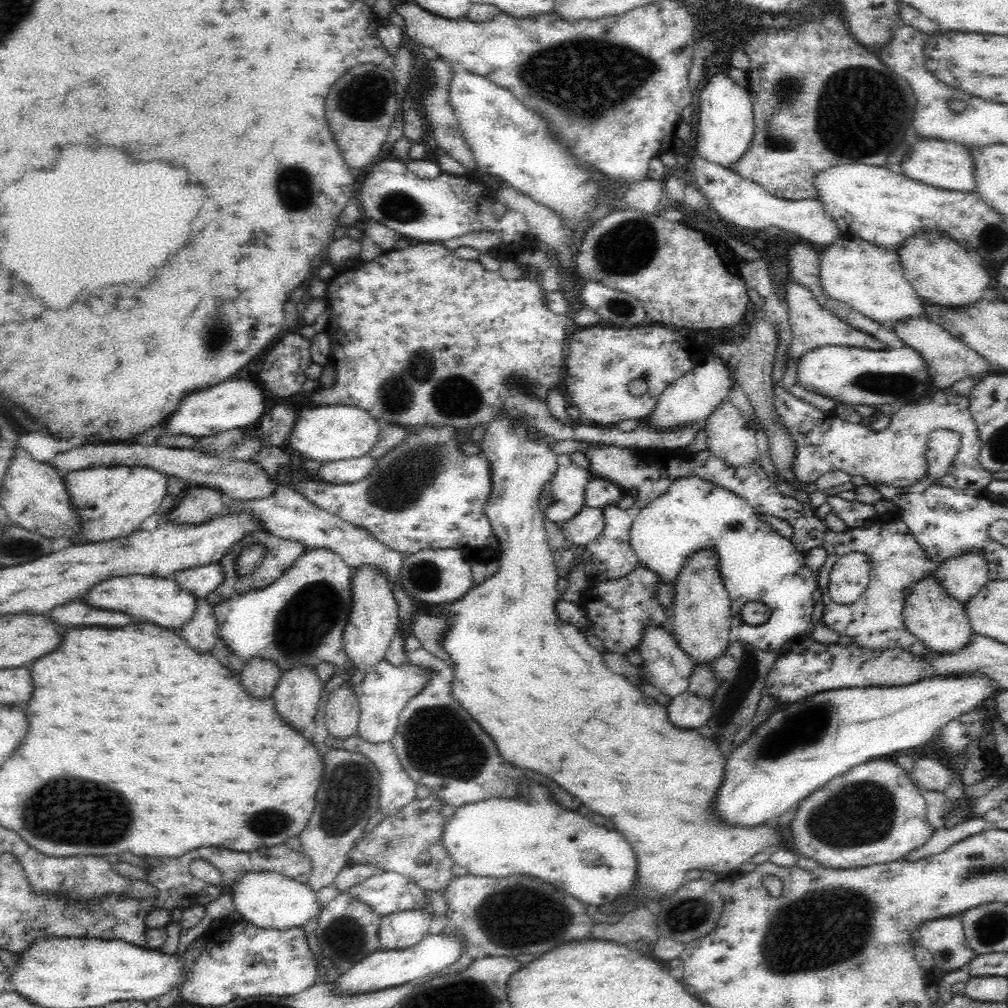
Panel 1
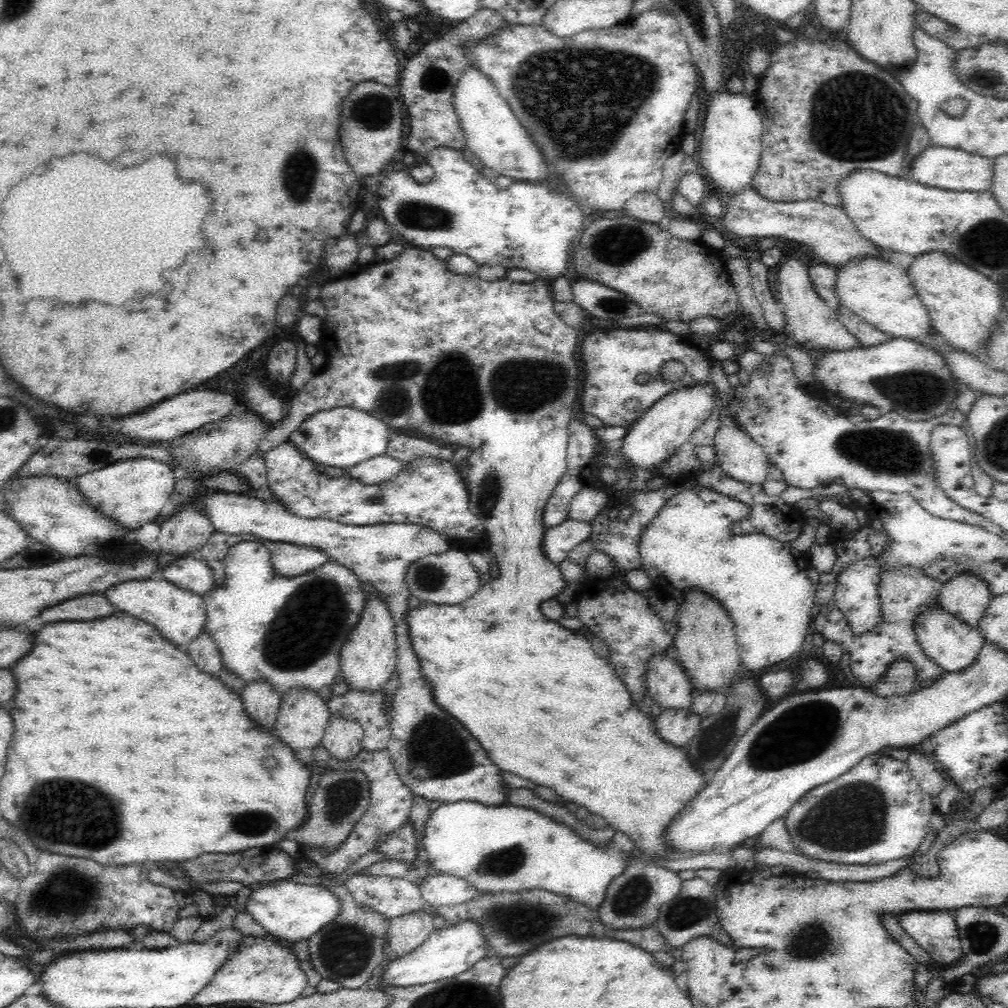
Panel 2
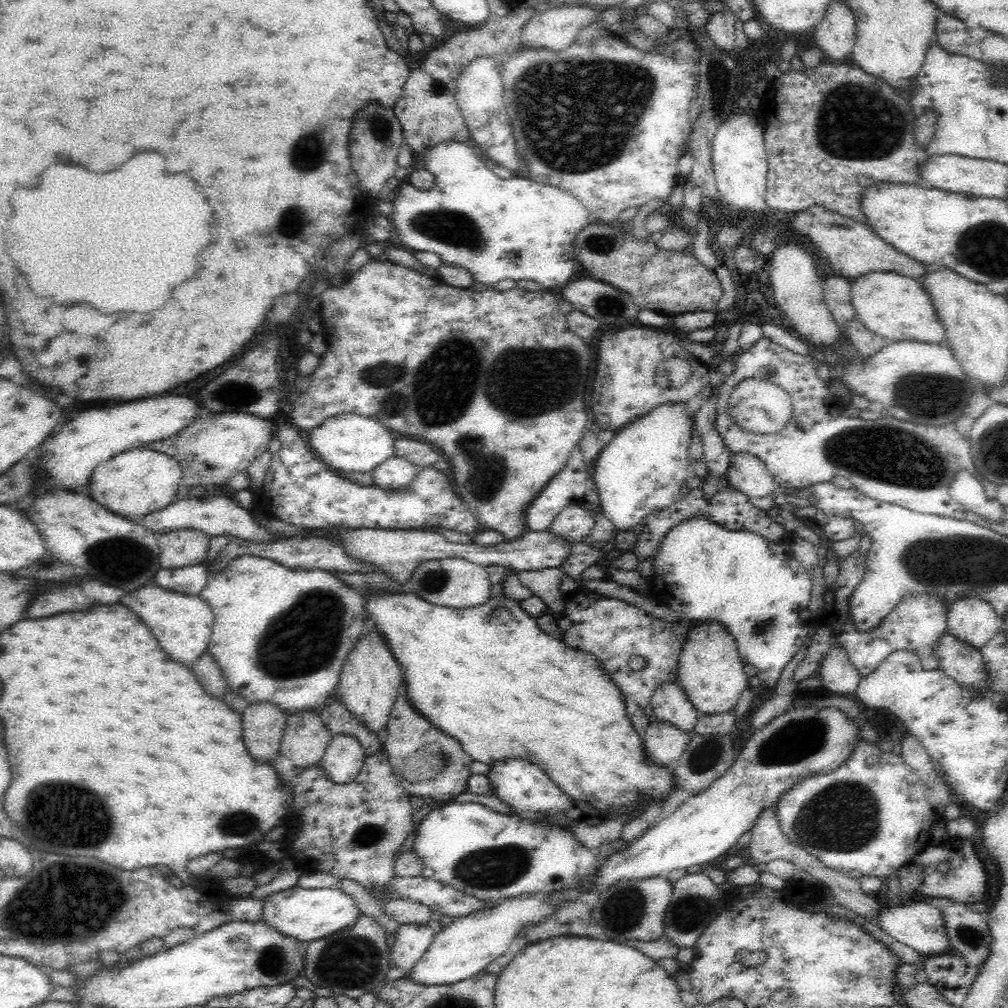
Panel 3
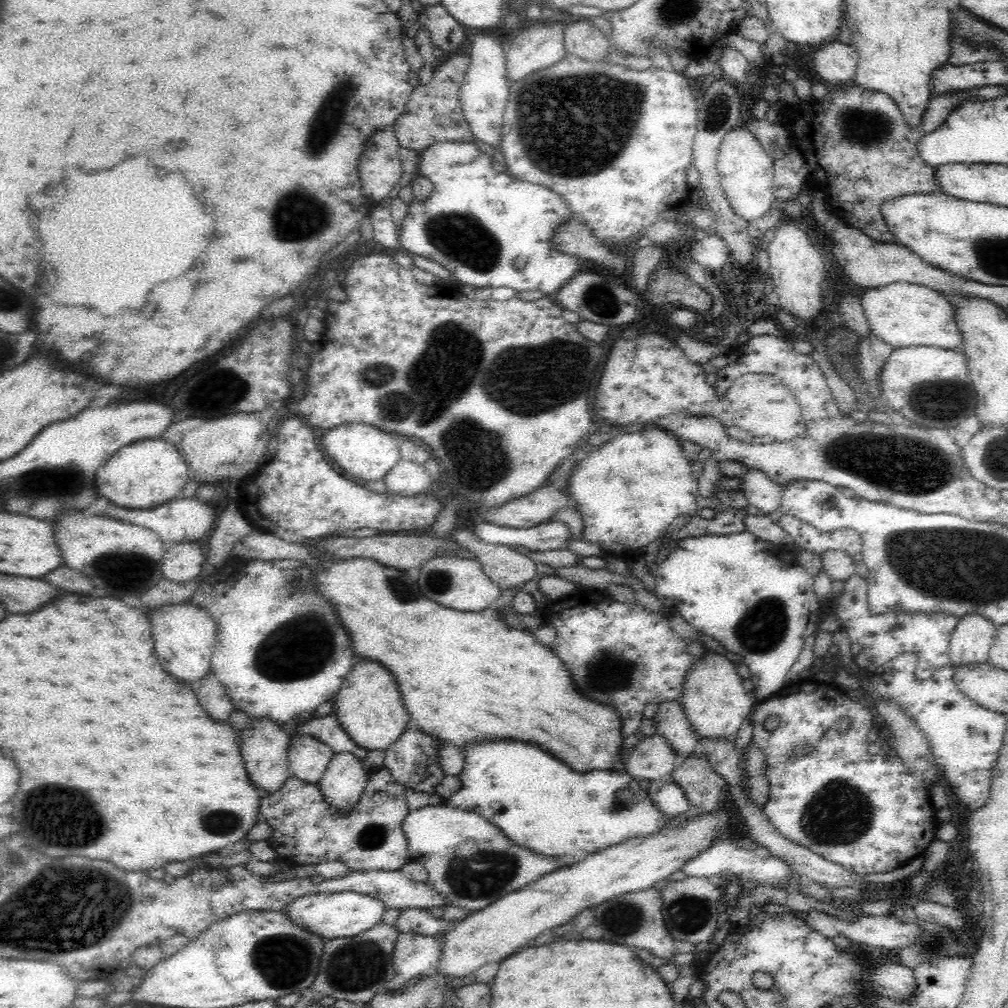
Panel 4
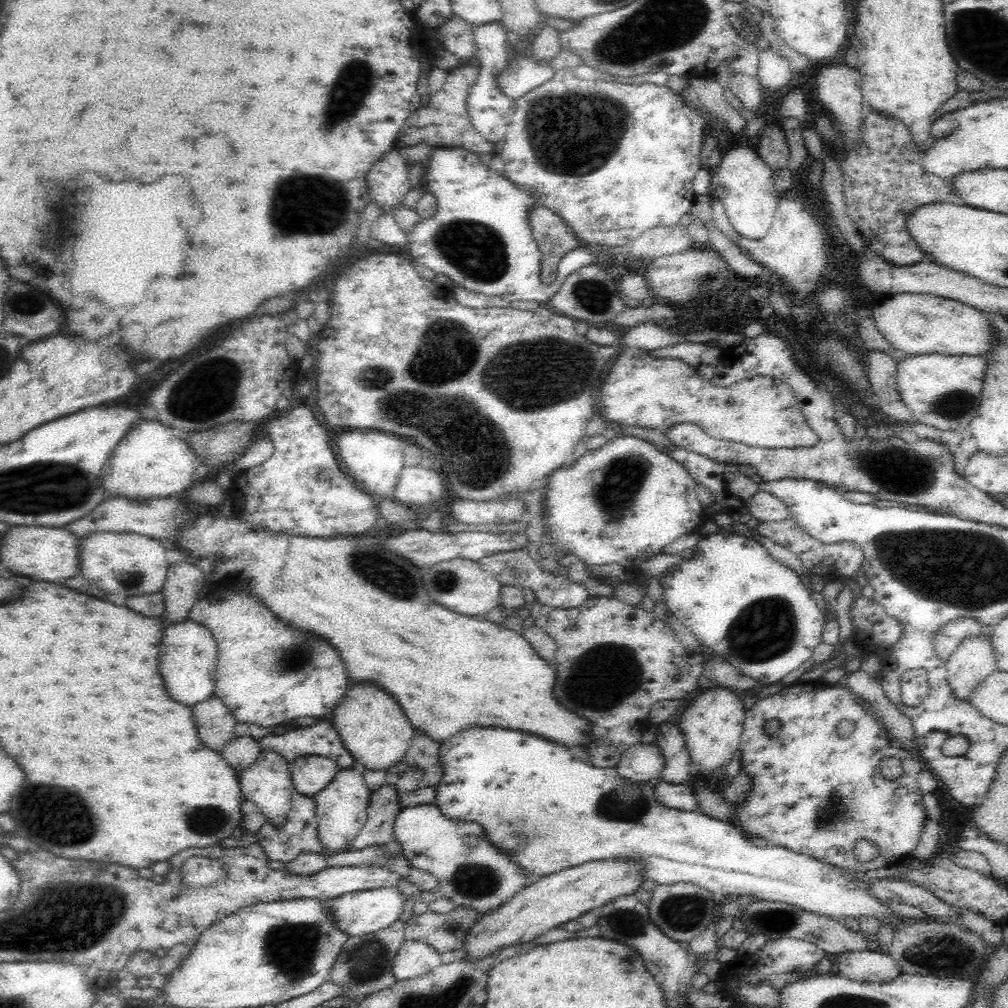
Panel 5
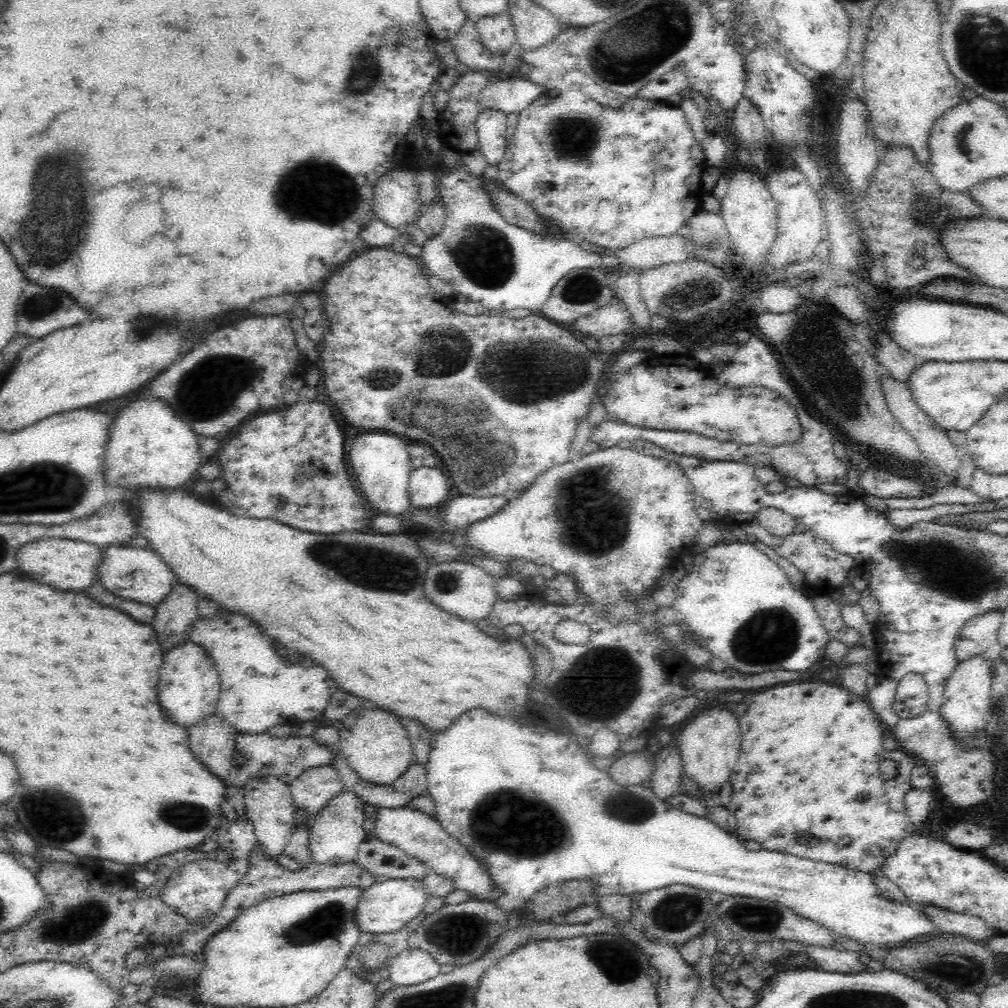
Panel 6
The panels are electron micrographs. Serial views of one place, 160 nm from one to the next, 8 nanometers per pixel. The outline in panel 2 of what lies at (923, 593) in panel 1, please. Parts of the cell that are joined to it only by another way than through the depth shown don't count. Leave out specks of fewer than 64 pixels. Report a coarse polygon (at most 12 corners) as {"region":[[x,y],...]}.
{"region":[[940,607],[916,622],[927,658],[946,673],[972,666],[980,630]]}

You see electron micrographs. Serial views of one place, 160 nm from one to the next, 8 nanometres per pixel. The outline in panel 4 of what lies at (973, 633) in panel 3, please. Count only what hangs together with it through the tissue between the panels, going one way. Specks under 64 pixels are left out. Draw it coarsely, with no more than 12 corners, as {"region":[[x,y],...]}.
{"region":[[962,616],[949,640],[954,670],[989,662],[997,627]]}

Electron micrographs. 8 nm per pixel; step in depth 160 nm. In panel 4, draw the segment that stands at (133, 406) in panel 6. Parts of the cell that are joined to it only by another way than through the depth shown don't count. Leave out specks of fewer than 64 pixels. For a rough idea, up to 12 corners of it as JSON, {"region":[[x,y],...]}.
{"region":[[144,438],[96,473],[99,496],[144,509],[179,498],[176,445]]}

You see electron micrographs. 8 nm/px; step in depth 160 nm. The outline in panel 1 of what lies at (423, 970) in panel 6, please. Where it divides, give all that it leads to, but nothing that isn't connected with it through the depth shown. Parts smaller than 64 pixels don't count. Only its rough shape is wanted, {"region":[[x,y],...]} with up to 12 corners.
{"region":[[396,911],[381,918],[384,950],[414,946],[427,934],[433,913]]}

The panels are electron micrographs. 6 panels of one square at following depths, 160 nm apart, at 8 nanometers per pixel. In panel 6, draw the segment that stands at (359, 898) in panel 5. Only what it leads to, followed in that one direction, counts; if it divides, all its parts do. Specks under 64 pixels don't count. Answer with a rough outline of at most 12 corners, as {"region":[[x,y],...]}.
{"region":[[377,879],[355,910],[362,933],[395,933],[430,896],[420,879]]}

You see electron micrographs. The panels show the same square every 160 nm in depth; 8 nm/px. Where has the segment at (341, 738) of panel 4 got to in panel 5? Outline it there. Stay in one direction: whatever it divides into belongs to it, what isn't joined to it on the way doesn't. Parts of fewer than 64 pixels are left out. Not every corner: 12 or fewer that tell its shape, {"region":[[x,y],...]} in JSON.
{"region":[[332,722],[258,738],[260,752],[288,766],[324,755],[340,769],[355,764]]}

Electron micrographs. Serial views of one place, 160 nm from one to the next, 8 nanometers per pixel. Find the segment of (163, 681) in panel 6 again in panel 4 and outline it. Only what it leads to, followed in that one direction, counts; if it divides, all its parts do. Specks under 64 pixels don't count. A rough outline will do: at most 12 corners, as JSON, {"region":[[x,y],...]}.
{"region":[[189,602],[148,612],[156,656],[184,684],[207,677],[217,641]]}

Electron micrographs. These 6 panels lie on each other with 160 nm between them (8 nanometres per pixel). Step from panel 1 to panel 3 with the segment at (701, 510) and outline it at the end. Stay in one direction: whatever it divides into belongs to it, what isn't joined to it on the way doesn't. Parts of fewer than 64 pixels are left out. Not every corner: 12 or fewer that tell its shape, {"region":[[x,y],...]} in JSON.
{"region":[[672,527],[651,599],[724,626],[768,688],[819,622],[790,545]]}

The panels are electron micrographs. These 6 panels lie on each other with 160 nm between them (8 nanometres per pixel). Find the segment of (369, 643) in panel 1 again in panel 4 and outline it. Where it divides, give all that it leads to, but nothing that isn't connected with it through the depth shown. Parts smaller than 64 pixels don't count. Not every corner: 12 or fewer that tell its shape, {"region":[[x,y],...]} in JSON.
{"region":[[355,662],[332,701],[356,745],[385,752],[408,730],[392,674]]}

